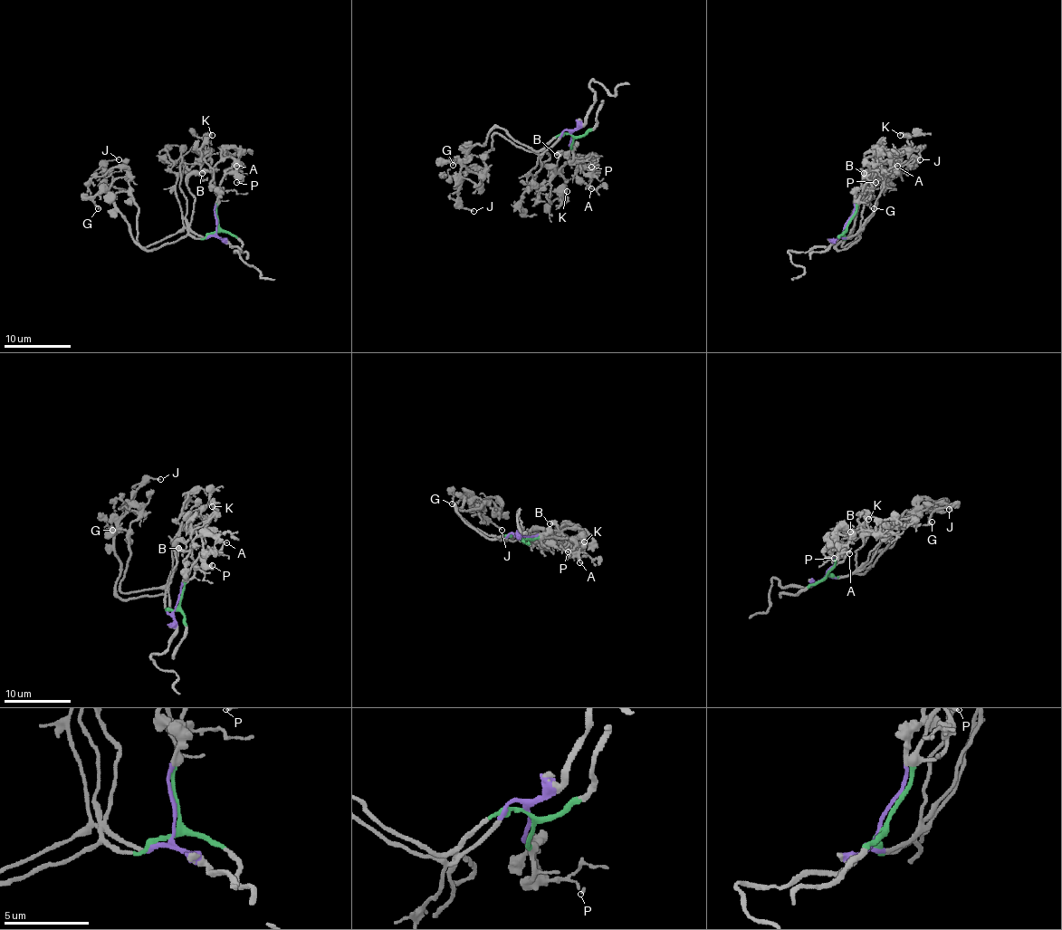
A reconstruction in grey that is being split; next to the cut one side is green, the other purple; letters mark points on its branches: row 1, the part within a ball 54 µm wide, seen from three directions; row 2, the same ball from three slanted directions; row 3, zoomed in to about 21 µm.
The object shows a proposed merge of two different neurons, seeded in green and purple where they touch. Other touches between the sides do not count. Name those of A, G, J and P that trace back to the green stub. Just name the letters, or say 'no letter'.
A, G, J, P

